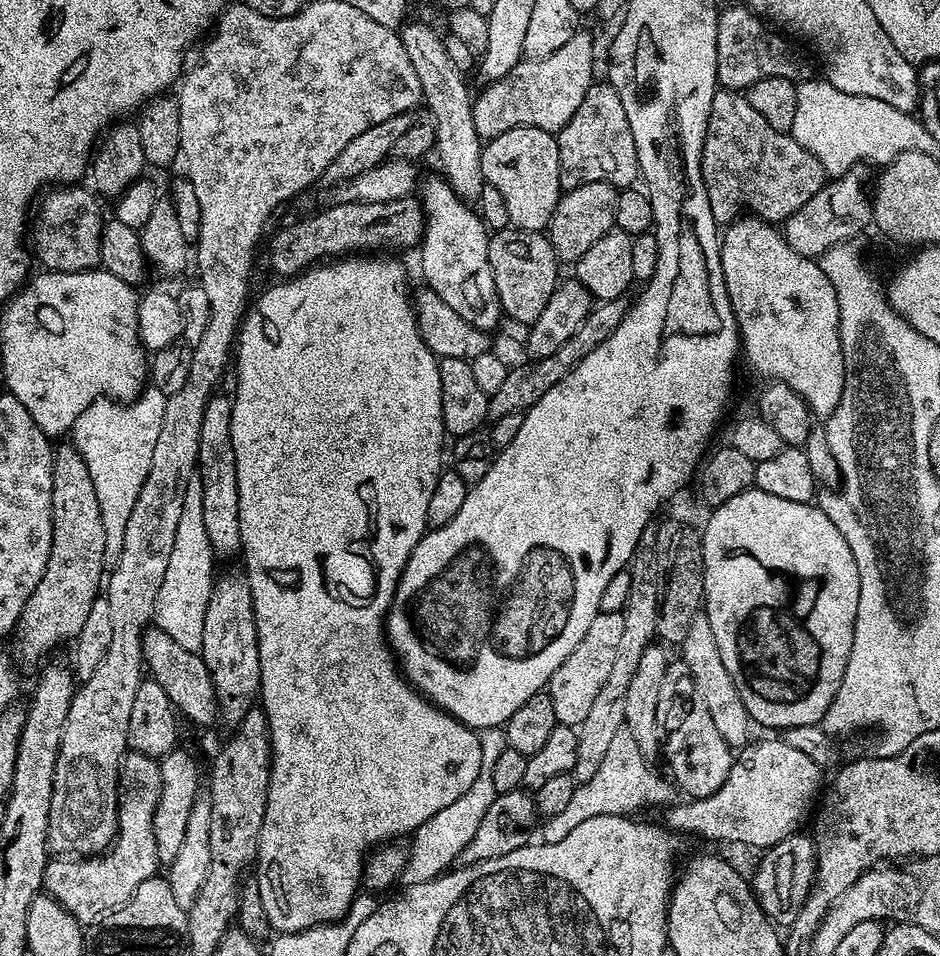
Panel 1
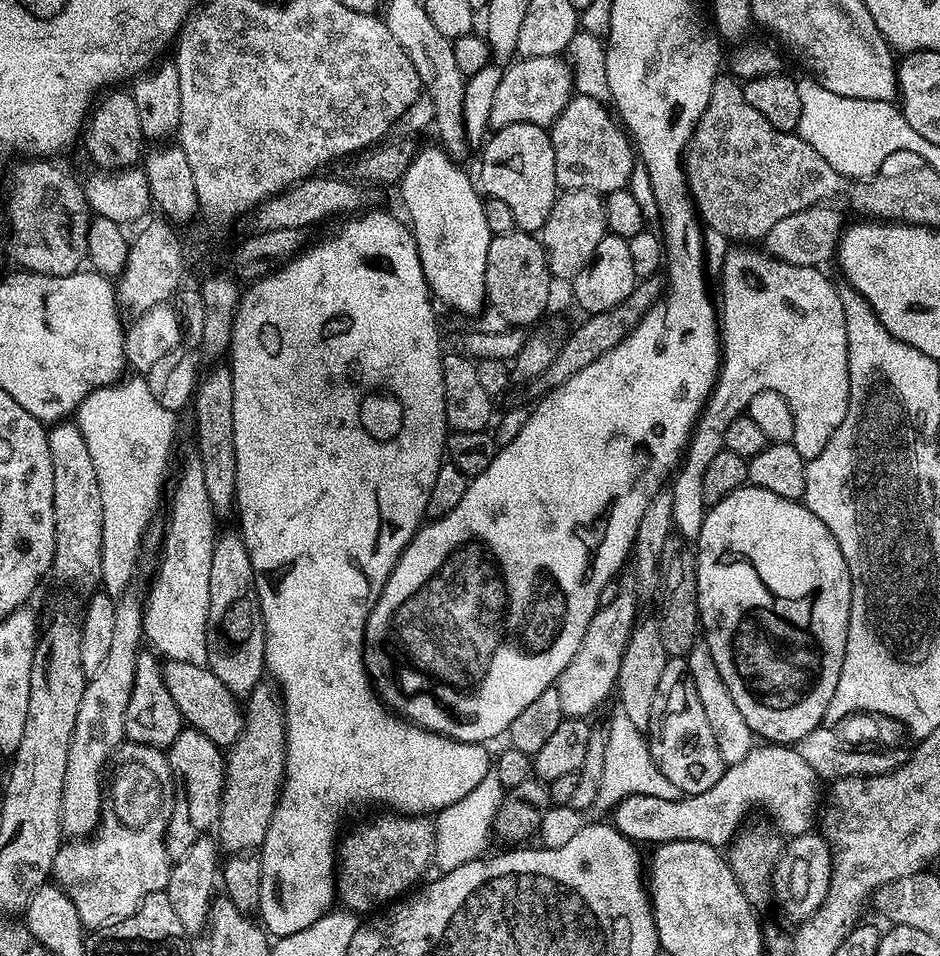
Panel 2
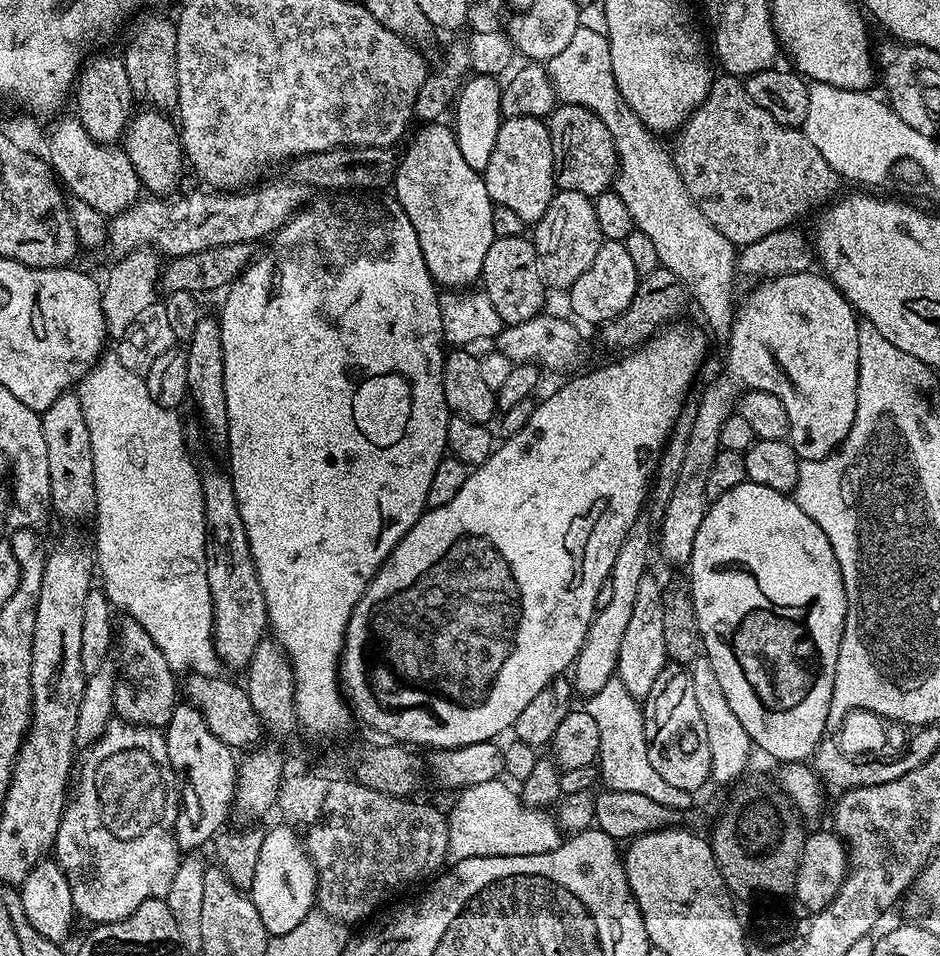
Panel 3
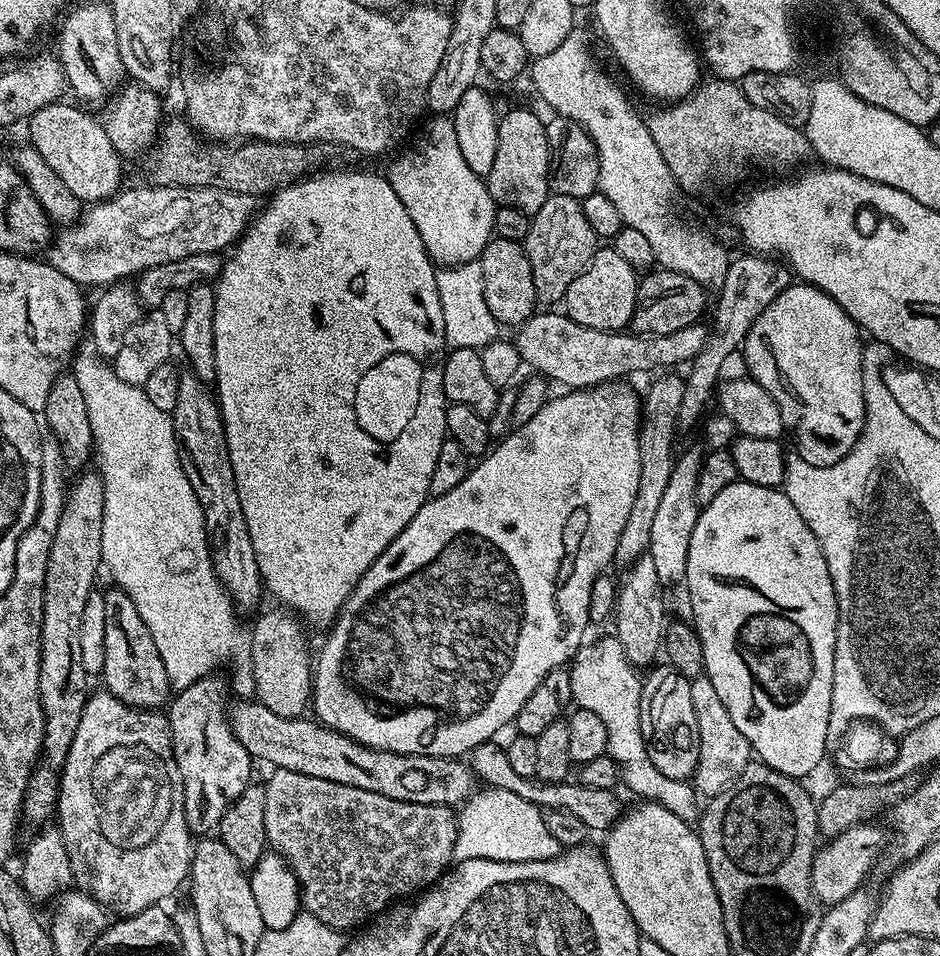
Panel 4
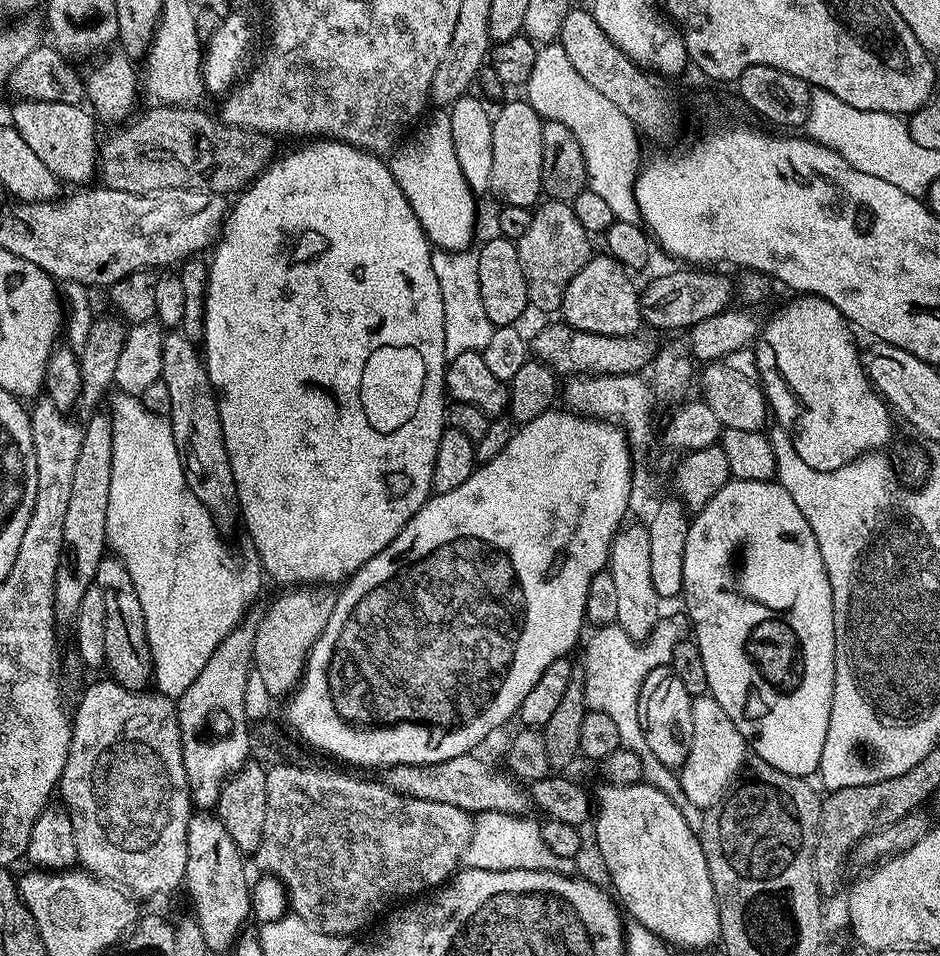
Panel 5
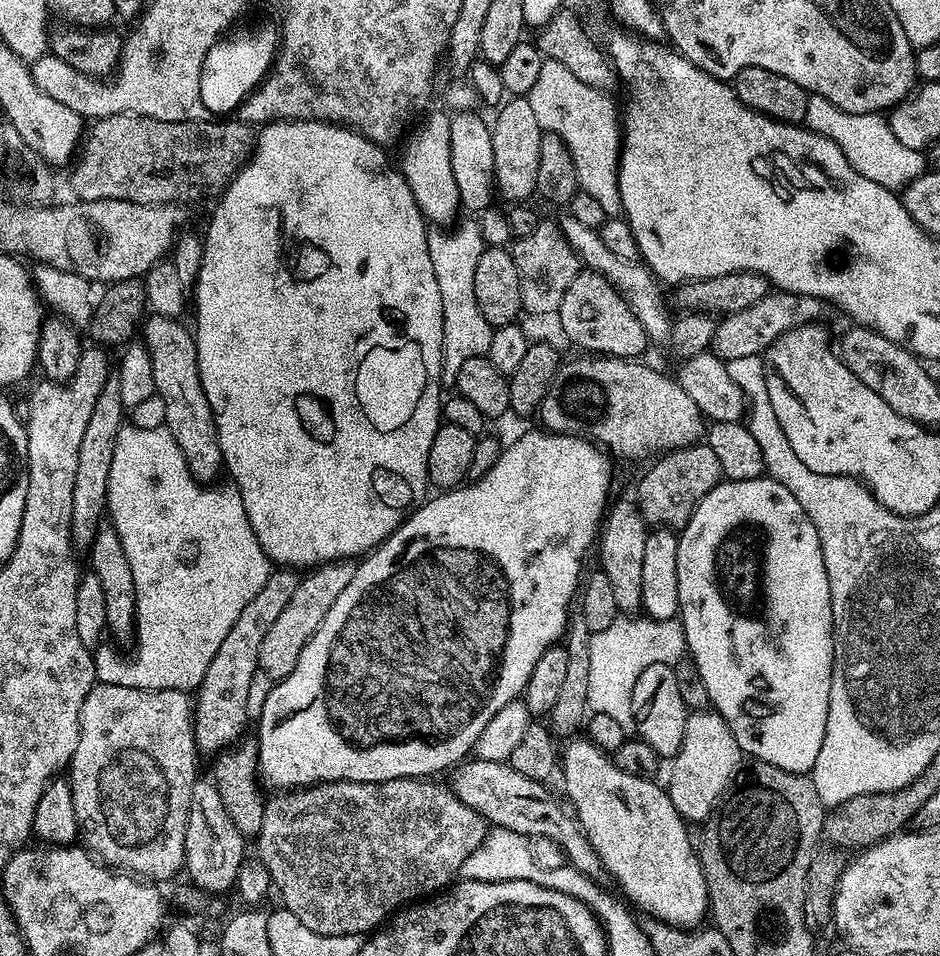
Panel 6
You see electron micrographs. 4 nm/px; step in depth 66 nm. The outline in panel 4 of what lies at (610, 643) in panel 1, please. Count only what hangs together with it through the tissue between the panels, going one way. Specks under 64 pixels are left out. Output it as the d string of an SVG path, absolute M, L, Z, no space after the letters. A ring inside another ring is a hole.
M675 372L659 373L656 379L650 386L648 394L644 396L642 402L642 421L638 432L637 440L639 442L639 486L638 494L635 495L633 509L630 510L630 518L626 518L626 527L622 529L622 538L618 538L618 550L614 561L615 567L620 567L620 570L626 570L638 557L647 553L650 546L650 530L653 529L654 514L658 511L658 506L662 499L662 493L669 486L670 474L673 472L675 464L676 450L674 446L674 434L678 432L677 414L678 408L682 402L684 395L684 378L681 375L674 374Z

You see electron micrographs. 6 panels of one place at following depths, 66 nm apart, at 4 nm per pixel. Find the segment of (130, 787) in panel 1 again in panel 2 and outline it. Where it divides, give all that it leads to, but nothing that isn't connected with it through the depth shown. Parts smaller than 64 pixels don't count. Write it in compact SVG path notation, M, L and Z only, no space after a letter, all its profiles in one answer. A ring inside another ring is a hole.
M121 743L110 760L110 776L112 785L106 788L106 807L102 819L95 832L87 838L72 838L61 843L58 854L52 863L51 879L59 884L74 902L74 910L78 910L78 918L85 929L105 928L114 922L122 922L122 918L130 918L134 910L144 901L146 896L165 891L168 887L172 861L168 858L166 842L166 826L176 804L177 781L168 765L167 755L161 749L146 744Z

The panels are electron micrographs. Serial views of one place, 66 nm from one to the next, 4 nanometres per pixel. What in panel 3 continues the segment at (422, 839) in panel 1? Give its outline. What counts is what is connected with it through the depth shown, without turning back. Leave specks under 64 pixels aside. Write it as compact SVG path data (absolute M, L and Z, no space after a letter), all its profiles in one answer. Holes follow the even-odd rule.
M503 779L473 784L461 791L448 818L448 856L453 861L479 856L529 856L539 852L554 850L562 842L562 829L547 811L527 808L520 799L517 789L509 786Z

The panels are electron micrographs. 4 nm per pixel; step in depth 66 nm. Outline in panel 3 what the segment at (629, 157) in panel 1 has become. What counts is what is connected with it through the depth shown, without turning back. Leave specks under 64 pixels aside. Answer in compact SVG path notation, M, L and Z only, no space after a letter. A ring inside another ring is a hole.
M560 102L552 109L546 123L550 146L554 150L557 189L562 192L574 190L593 198L609 191L616 179L616 151L602 118L582 106Z

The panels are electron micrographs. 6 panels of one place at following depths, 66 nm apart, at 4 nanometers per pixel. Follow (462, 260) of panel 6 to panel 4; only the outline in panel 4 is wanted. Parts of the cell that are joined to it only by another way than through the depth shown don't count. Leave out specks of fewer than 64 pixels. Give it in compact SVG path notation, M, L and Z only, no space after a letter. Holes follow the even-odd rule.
M478 260L462 263L462 265L439 267L436 281L439 301L442 302L444 340L449 349L479 350L499 337L500 325L490 314L486 304L485 284Z

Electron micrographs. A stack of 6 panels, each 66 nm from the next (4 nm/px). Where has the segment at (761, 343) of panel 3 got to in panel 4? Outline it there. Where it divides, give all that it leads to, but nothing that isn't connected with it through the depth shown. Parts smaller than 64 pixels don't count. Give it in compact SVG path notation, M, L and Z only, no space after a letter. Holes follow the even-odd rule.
M792 282L782 290L749 328L743 340L742 351L747 375L762 386L778 402L782 410L785 429L796 439L795 455L801 456L810 466L834 466L858 442L864 429L864 349L860 344L861 329L848 317L846 310L822 290L812 284ZM688 448L675 457L669 486L662 493L658 511L654 514L653 529L650 530L650 546L646 555L654 558L661 584L671 586L680 584L686 574L686 558L690 558L690 538L694 535L694 526L700 517L701 505L696 497L698 474L704 465L705 449Z

